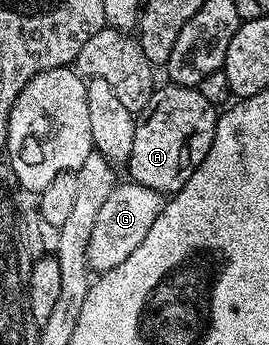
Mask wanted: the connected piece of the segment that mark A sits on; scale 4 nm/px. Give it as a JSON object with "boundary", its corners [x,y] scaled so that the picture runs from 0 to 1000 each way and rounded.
{"boundary":[[[591,249],[550,304],[509,325],[476,464],[480,516],[550,548],[628,571],[714,513],[725,481],[773,443],[810,359],[814,313],[736,267],[732,252]]]}

